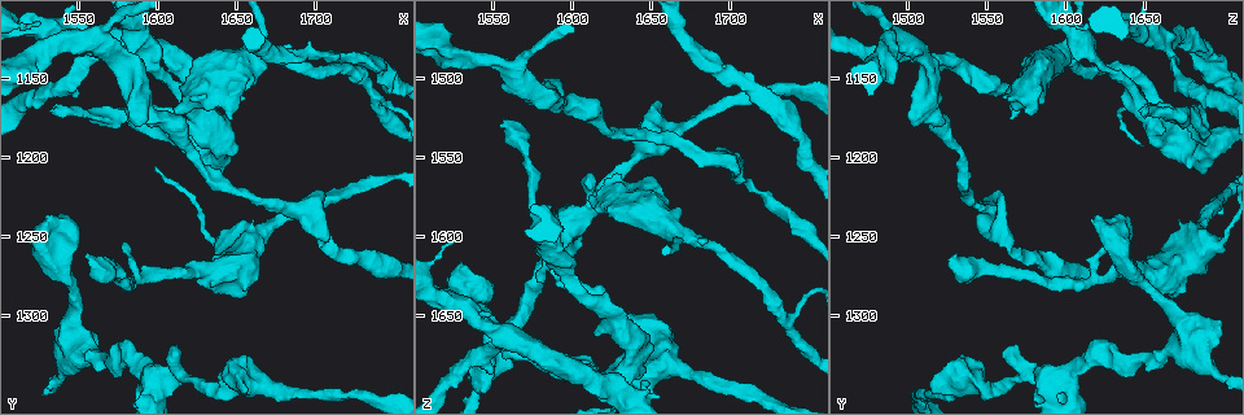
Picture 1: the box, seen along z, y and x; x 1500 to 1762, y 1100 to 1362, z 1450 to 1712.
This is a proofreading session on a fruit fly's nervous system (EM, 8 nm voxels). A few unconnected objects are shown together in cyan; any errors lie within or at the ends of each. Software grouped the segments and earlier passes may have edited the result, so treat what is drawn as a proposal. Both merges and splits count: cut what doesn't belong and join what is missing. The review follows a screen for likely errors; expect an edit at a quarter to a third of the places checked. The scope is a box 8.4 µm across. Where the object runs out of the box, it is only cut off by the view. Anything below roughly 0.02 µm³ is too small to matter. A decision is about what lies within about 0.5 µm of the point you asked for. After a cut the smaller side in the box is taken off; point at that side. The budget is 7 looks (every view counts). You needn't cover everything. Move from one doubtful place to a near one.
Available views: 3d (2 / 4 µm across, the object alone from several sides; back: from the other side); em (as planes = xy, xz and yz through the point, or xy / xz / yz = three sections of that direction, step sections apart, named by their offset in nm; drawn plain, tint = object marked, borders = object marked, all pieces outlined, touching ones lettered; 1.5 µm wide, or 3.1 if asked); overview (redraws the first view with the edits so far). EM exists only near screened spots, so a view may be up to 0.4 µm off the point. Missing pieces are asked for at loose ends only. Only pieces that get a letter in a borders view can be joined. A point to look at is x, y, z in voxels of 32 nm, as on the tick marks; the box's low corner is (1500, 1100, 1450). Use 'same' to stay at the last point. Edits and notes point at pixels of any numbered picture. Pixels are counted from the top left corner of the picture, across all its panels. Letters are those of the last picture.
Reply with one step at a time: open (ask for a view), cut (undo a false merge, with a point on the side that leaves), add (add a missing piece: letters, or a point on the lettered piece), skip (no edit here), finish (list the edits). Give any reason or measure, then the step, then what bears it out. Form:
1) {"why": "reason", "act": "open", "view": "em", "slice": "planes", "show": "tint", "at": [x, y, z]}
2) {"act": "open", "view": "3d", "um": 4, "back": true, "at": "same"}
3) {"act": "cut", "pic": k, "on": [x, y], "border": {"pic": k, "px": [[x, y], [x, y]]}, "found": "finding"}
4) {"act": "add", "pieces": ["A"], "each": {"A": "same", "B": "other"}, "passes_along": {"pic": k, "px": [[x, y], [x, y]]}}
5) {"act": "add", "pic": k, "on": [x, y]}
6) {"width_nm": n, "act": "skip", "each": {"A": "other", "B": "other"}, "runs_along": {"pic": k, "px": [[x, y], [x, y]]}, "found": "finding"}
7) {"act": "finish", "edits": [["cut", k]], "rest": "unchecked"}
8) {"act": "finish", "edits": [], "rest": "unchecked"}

{"why": "calibre changes", "act": "open", "view": "em", "slice": "xy", "step": 8, "show": "tint", "at": [1540, 1338, 1698]}

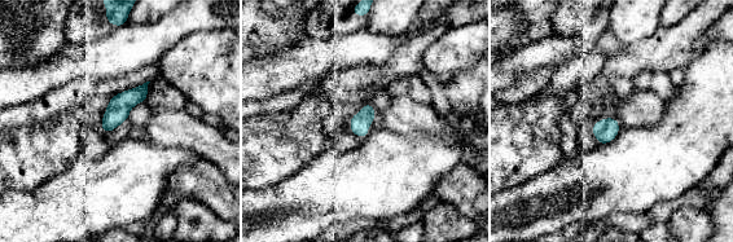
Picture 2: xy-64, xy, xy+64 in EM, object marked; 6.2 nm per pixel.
{"act": "open", "view": "em", "slice": "yz", "step": 4, "show": "tint", "at": "same"}

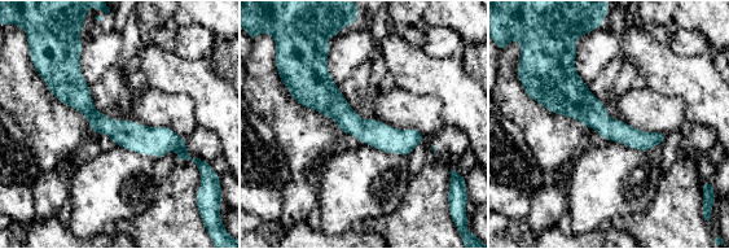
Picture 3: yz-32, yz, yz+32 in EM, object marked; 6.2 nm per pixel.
{"act": "open", "view": "em", "slice": "yz", "step": 4, "show": "borders", "at": "same"}

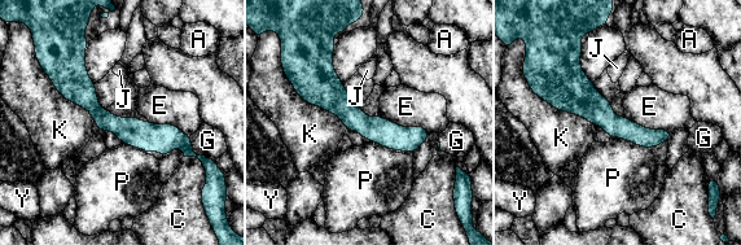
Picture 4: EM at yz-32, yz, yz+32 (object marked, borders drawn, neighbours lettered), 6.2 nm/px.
{"act": "skip", "each": {"A": "other", "C": "other", "E": "other", "G": "other", "J": "other", "K": "other", "P": "other", "Y": "other"}, "runs_along": {"pic": 4, "px": [[82, 56], [109, 122], [191, 153]]}, "found": "all the same neuron"}

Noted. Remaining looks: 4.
{"why": "long arm stops here", "act": "open", "view": "3d", "um": 2, "at": [1532, 1170, 1646]}

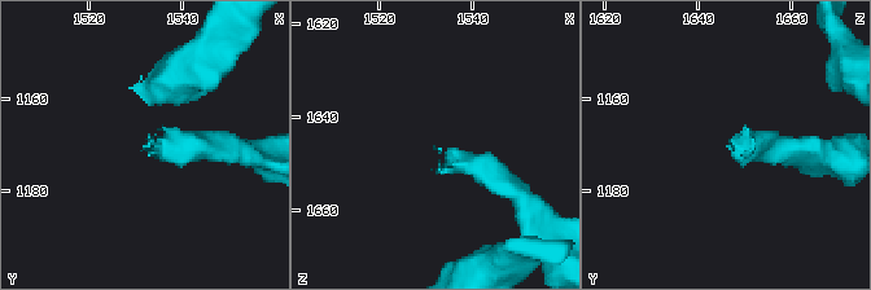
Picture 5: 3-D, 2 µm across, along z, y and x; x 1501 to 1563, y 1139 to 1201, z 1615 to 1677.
{"why": "now the EM", "act": "open", "view": "em", "slice": "planes", "show": "borders", "at": [1532, 1170, 1647]}

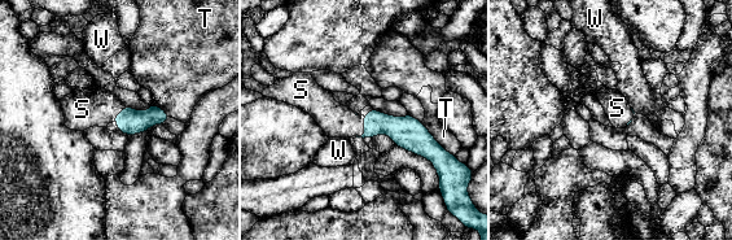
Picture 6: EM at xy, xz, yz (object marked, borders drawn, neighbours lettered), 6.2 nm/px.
{"act": "add", "pic": 6, "on": [337, 121], "each": {"S": "same", "T": "other", "W": "other"}, "found": "it goes on there"}

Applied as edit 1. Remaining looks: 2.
{"why": "branch stops here", "act": "open", "view": "em", "slice": "planes", "show": "plain", "at": [1554, 1260, 1530]}

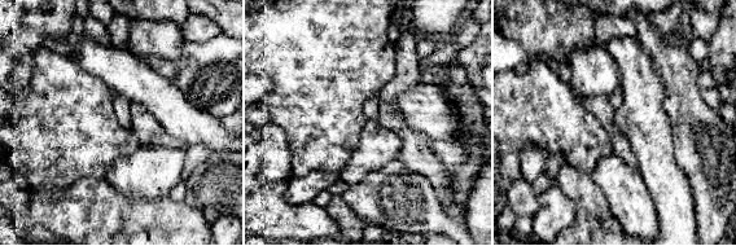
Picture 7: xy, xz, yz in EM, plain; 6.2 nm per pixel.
{"why": "what lies round it", "act": "open", "view": "em", "slice": "planes", "show": "borders", "at": "same"}

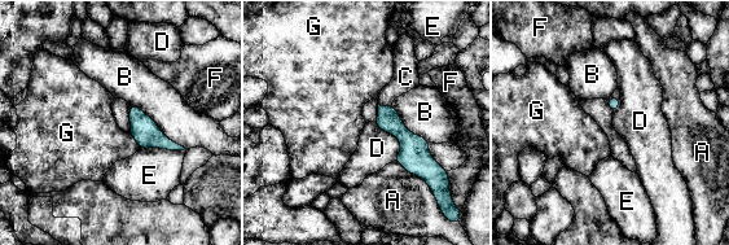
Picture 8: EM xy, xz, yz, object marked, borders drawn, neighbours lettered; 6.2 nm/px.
{"act": "add", "pic": 8, "on": [405, 77], "each": {"A": "other", "B": "other", "C": "same", "D": "other", "E": "other", "F": "other", "G": "other"}, "passes_along": {"pic": 8, "px": [[389, 121], [385, 106], [405, 77]]}, "found": "the neuron continues"}

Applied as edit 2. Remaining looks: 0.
{"act": "finish", "edits": [["add", 6], ["add", 8]], "rest": "unchecked"}

